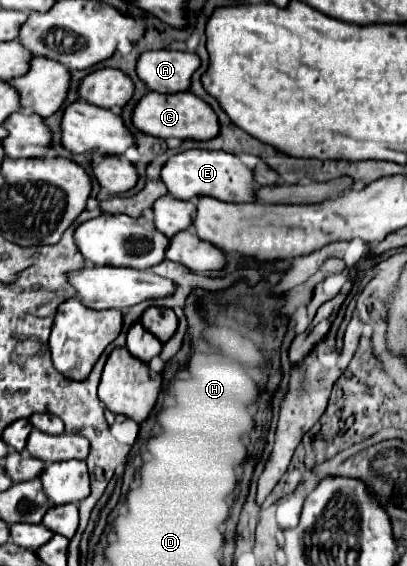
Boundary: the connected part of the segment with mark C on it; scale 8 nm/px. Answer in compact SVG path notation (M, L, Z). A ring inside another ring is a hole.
M147 92L133 110L133 126L145 134L157 138L179 140L211 140L219 136L219 118L215 110L193 92L179 92L175 96L163 96L159 92Z

